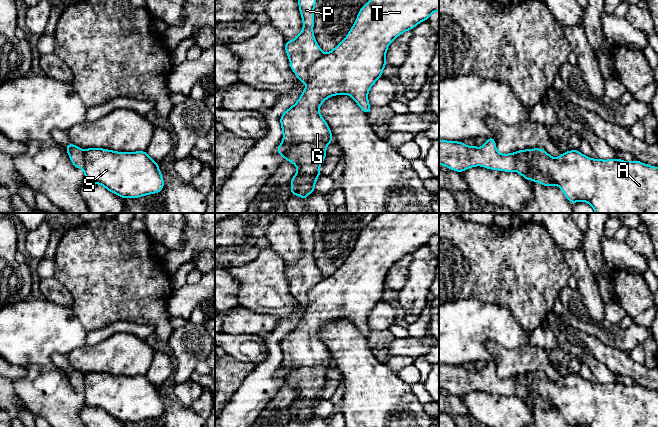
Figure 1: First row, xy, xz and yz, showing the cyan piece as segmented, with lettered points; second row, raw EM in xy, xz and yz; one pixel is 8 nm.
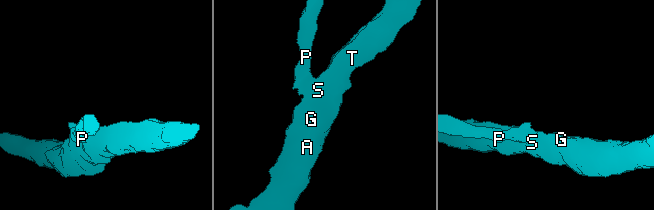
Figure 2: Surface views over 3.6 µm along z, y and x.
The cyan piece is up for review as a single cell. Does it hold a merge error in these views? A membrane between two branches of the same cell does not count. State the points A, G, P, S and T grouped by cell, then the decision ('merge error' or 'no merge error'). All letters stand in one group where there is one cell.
groups A G S T / P; merge error

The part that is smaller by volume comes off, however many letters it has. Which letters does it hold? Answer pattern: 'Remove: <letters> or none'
Remove: P

